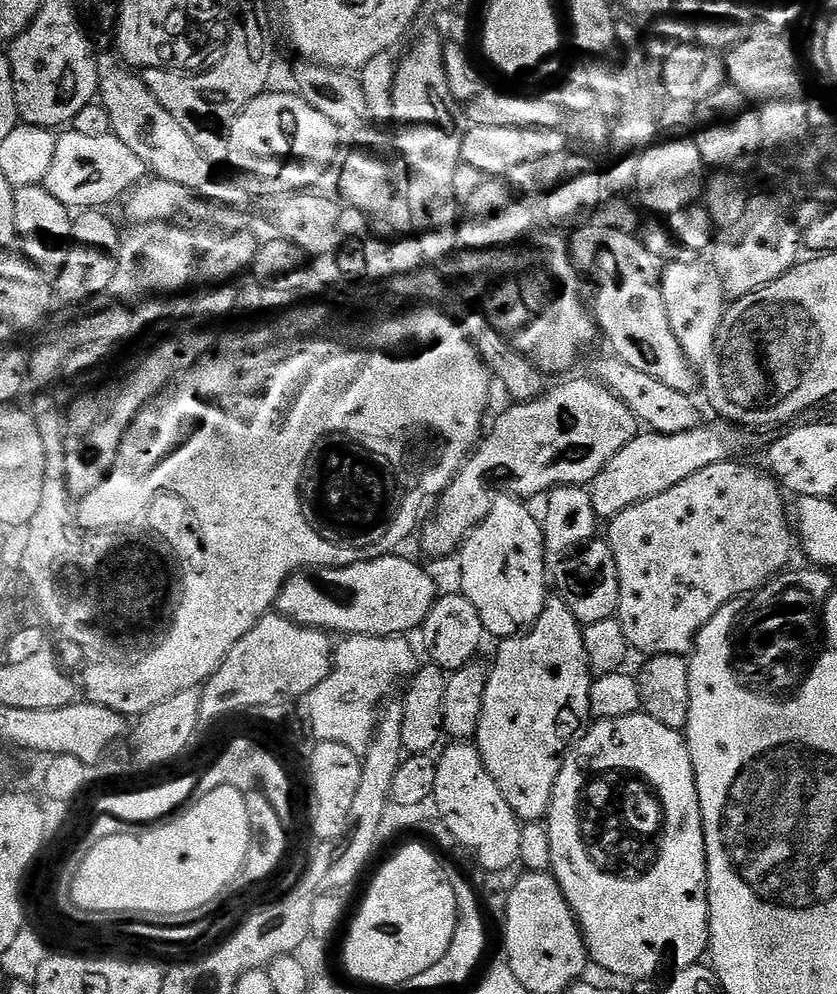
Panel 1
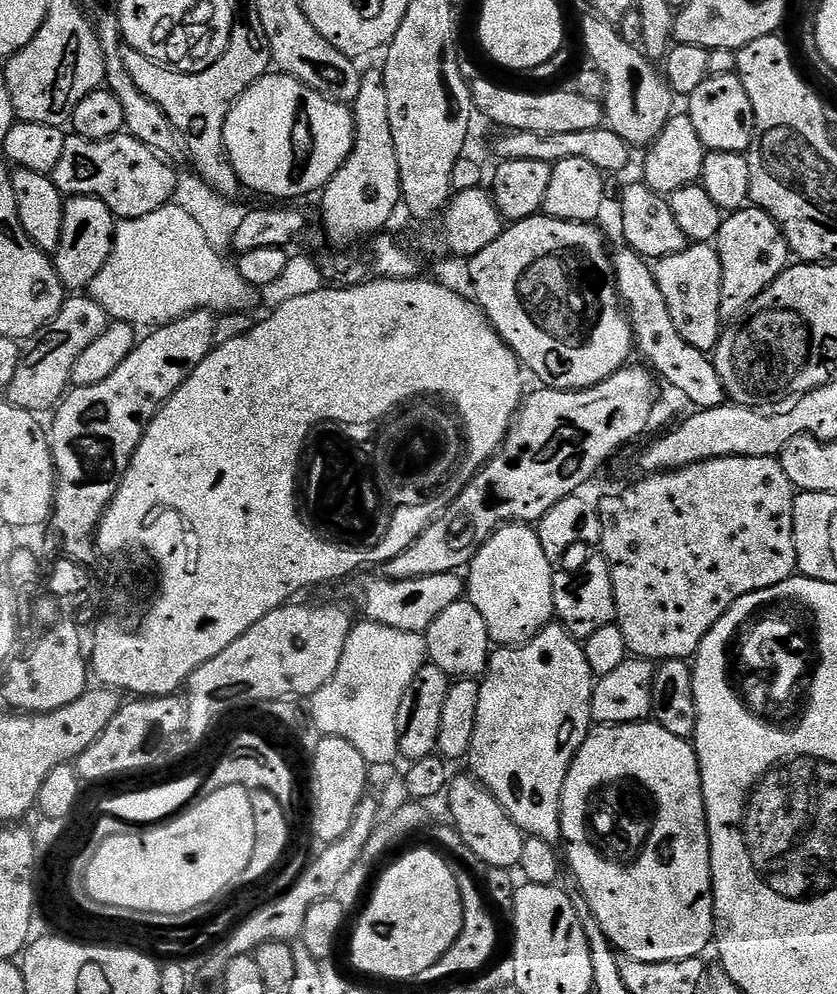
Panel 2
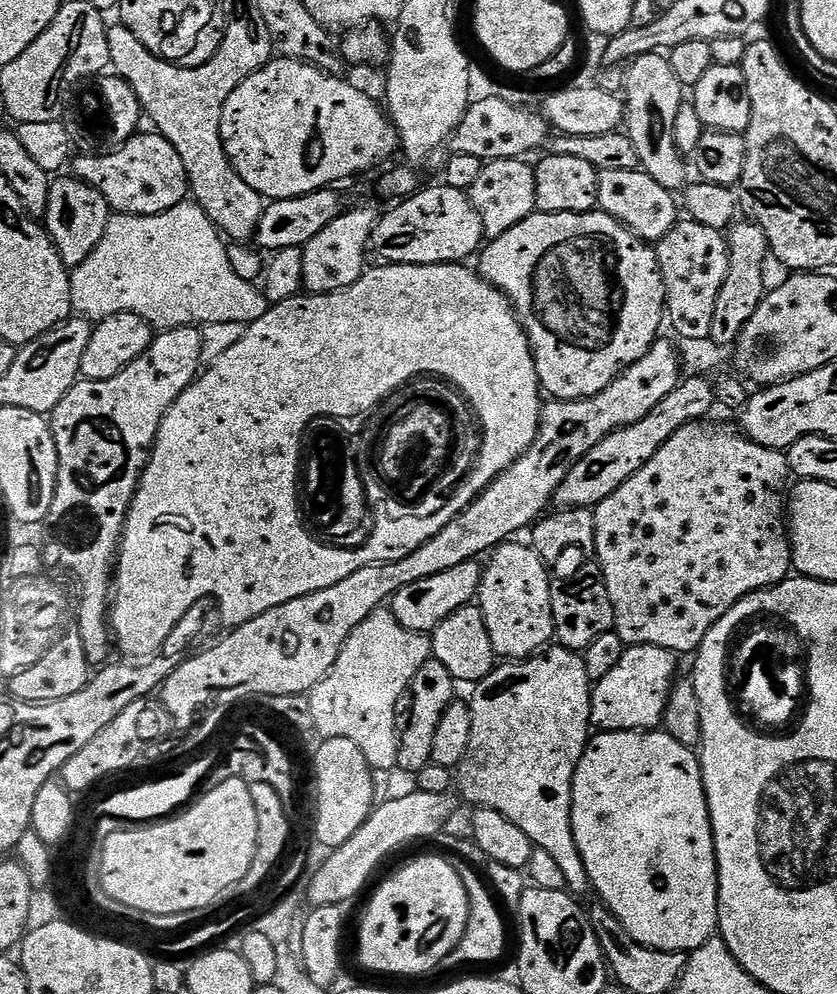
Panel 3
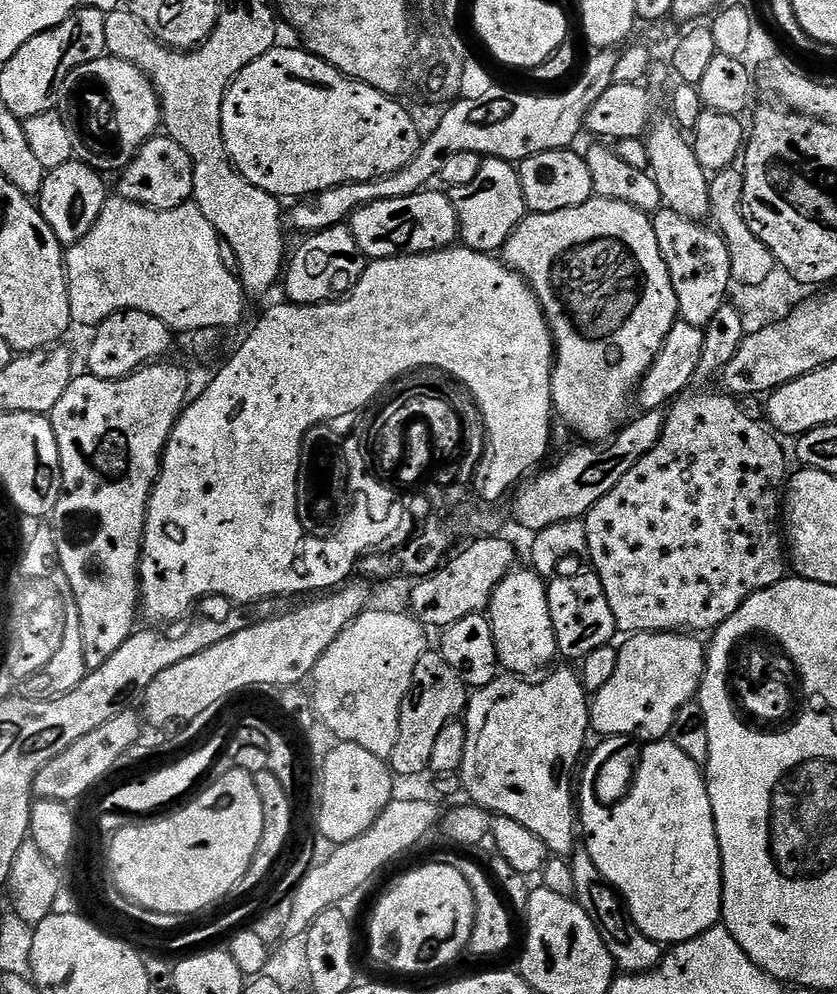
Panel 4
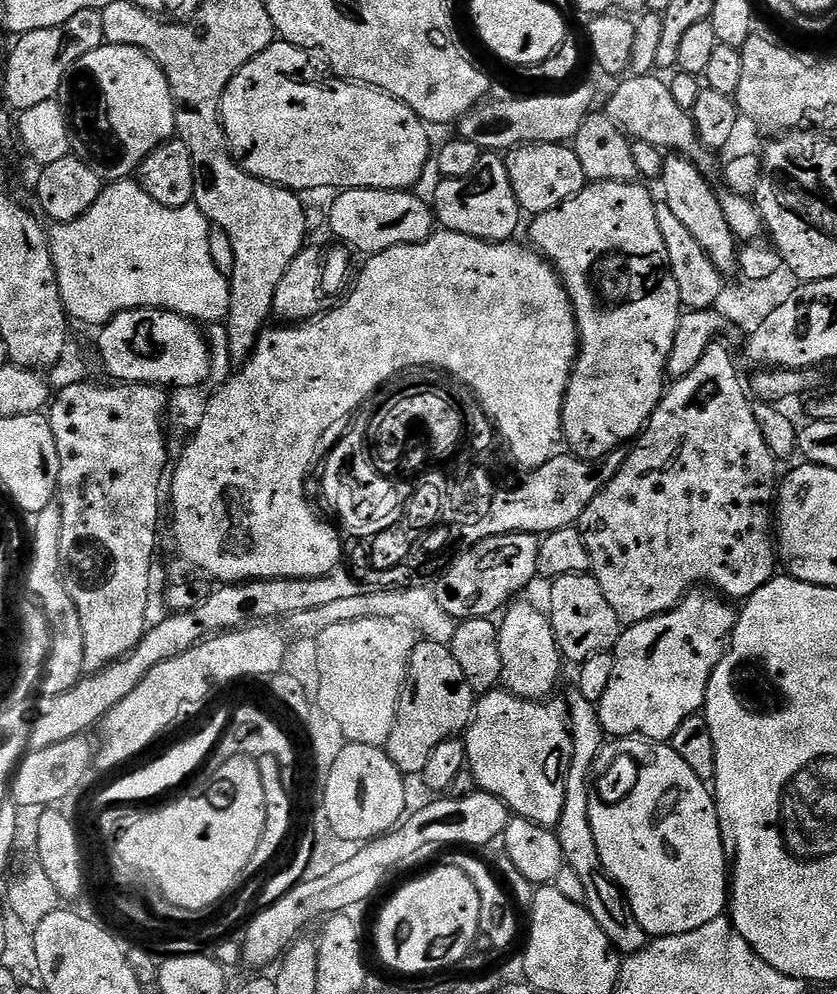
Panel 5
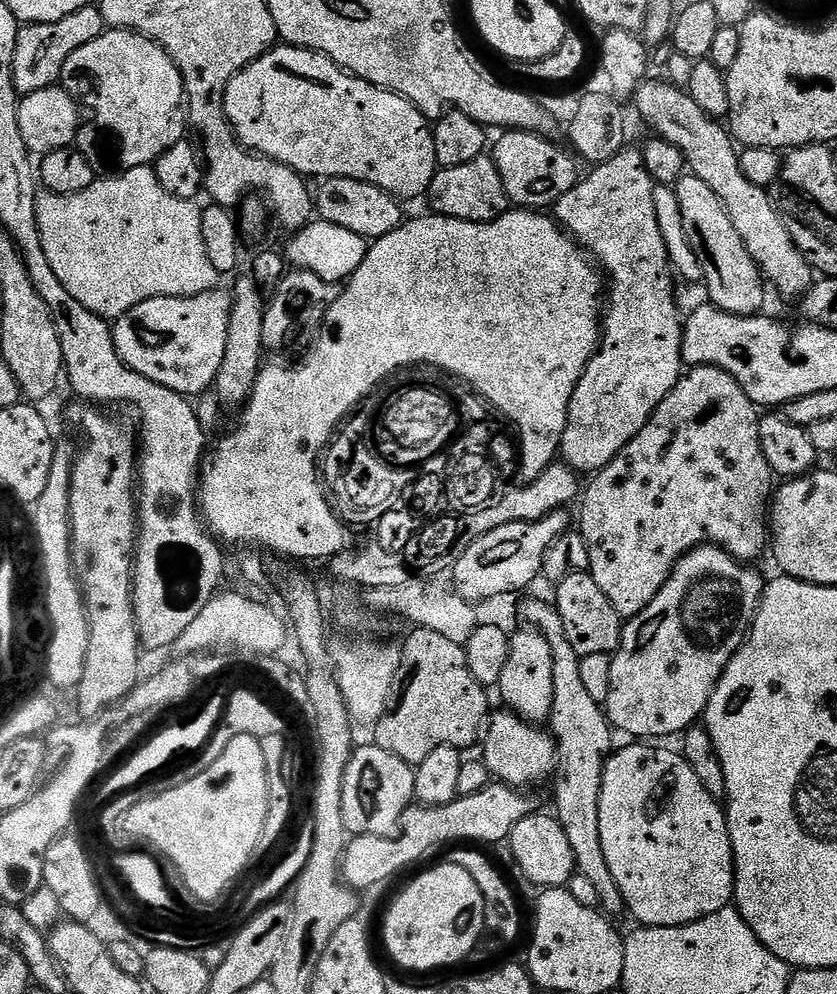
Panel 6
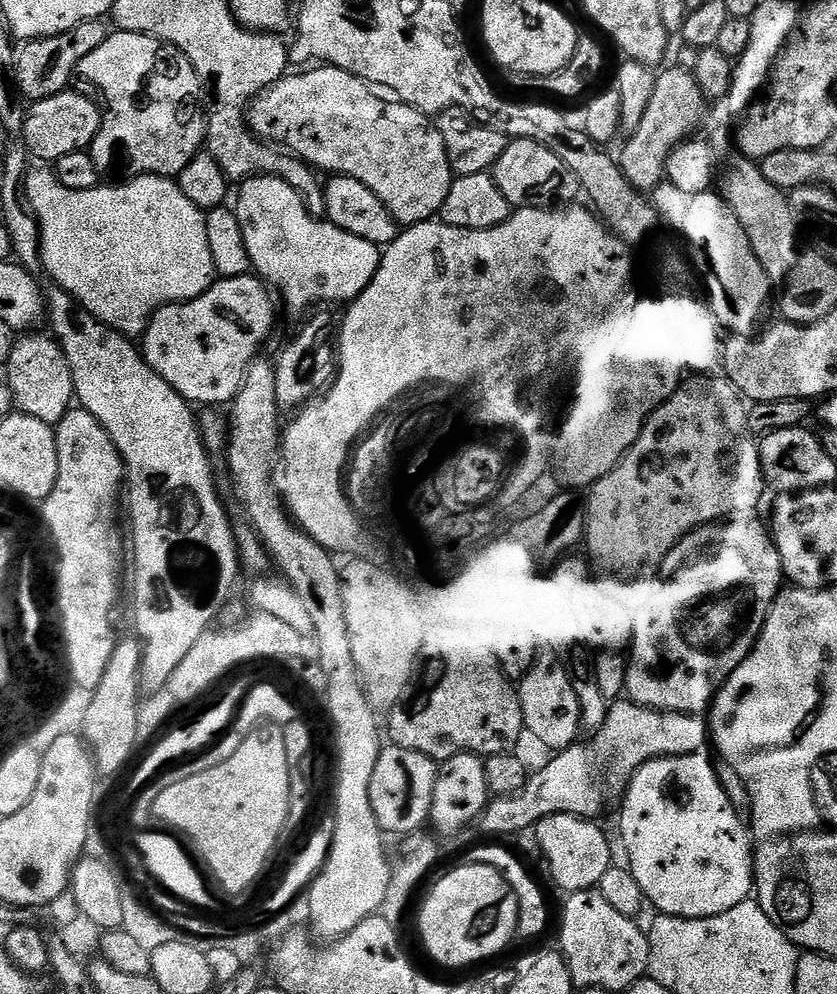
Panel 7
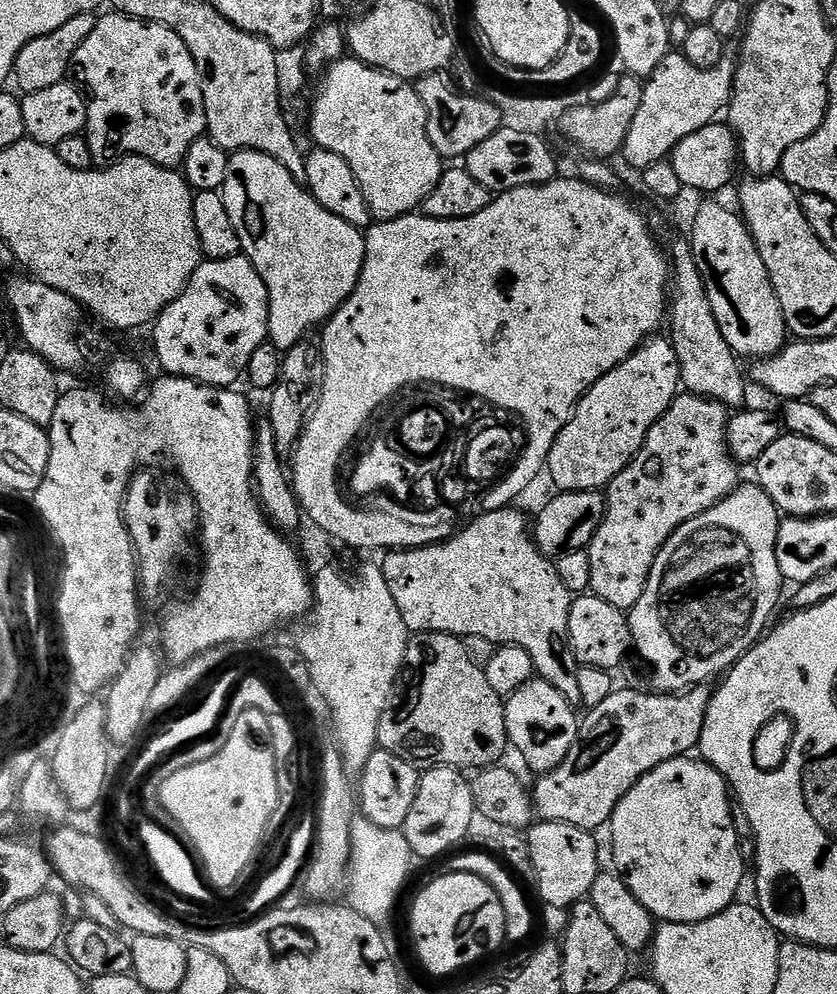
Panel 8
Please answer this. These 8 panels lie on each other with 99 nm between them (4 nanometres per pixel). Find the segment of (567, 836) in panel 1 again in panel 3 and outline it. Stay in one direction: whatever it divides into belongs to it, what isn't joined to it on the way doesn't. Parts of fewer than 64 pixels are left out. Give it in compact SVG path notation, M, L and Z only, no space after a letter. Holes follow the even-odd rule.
M649 730L647 732L601 732L597 731L584 747L582 758L576 767L574 782L572 783L572 829L574 842L578 842L578 854L582 854L582 862L590 865L591 875L594 877L594 892L609 910L626 926L630 938L647 948L659 952L683 952L690 954L698 950L718 932L718 870L716 869L716 850L711 846L700 848L700 836L711 837L712 819L708 809L708 799L704 789L704 779L700 769L699 755L693 749L682 746L682 742L674 742L670 734L663 730ZM592 836L604 836L608 844L620 844L620 848L596 848L592 852Z

